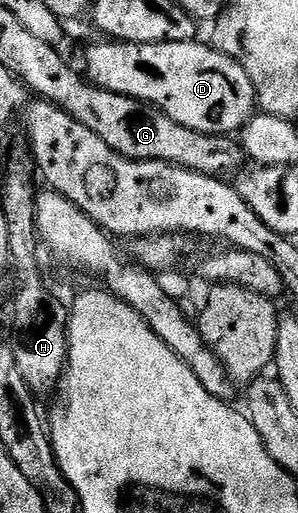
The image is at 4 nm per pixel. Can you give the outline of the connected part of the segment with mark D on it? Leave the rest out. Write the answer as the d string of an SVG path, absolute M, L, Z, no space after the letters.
M197 39L163 44L108 41L90 45L84 50L84 72L101 89L154 105L180 126L203 134L236 134L258 110L254 84L237 60L206 42L199 42Z

